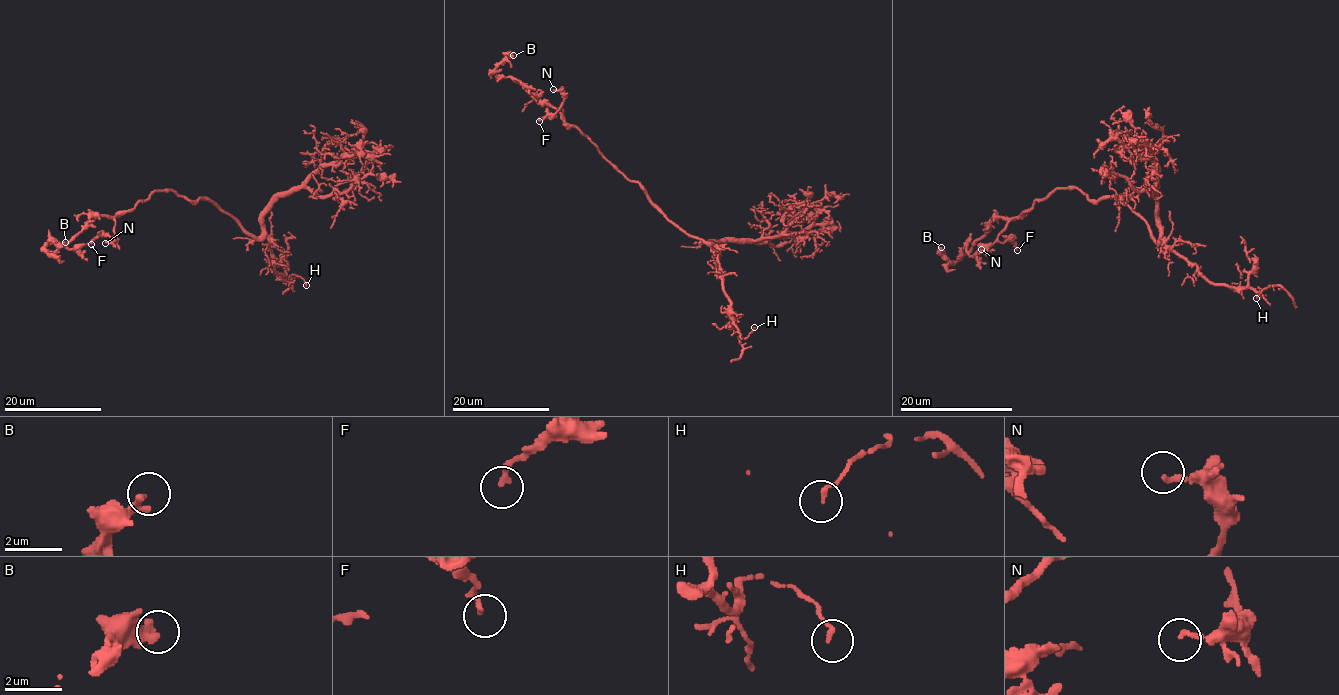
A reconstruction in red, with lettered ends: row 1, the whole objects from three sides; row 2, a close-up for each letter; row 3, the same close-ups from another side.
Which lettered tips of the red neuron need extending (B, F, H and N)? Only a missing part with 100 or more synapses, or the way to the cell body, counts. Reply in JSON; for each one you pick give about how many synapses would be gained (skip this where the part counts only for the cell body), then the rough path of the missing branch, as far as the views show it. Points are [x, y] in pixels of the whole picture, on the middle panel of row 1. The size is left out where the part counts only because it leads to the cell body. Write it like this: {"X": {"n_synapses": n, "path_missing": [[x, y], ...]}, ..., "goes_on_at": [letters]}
{"goes_on_at": []}

